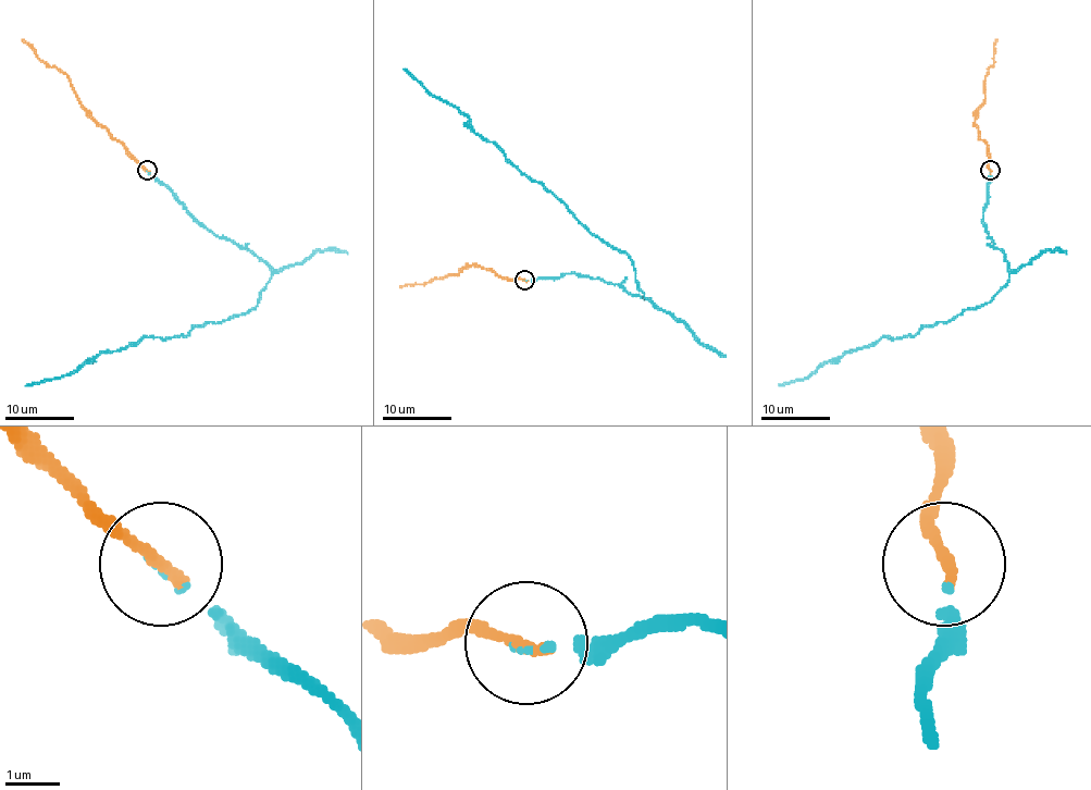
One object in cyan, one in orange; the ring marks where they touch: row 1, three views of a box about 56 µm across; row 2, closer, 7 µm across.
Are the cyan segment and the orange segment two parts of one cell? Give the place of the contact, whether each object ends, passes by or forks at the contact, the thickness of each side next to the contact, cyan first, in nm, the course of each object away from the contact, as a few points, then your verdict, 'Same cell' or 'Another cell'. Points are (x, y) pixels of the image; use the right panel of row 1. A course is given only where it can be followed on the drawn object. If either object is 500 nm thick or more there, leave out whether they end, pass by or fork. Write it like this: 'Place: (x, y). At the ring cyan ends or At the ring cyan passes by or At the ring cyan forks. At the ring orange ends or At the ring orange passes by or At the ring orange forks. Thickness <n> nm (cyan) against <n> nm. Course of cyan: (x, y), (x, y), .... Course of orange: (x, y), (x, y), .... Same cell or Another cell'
Place: (990, 170). At the ring cyan ends. At the ring orange ends. Thickness 80 nm (cyan) against 240 nm. Course of cyan: (990, 171), (983, 223), (1004, 254), (1009, 282), (989, 303), (945, 323), (881, 337), (779, 385). Course of orange: (990, 171), (989, 147), (980, 138), (975, 118), (984, 100), (984, 78), (993, 63), (996, 39). Same cell

